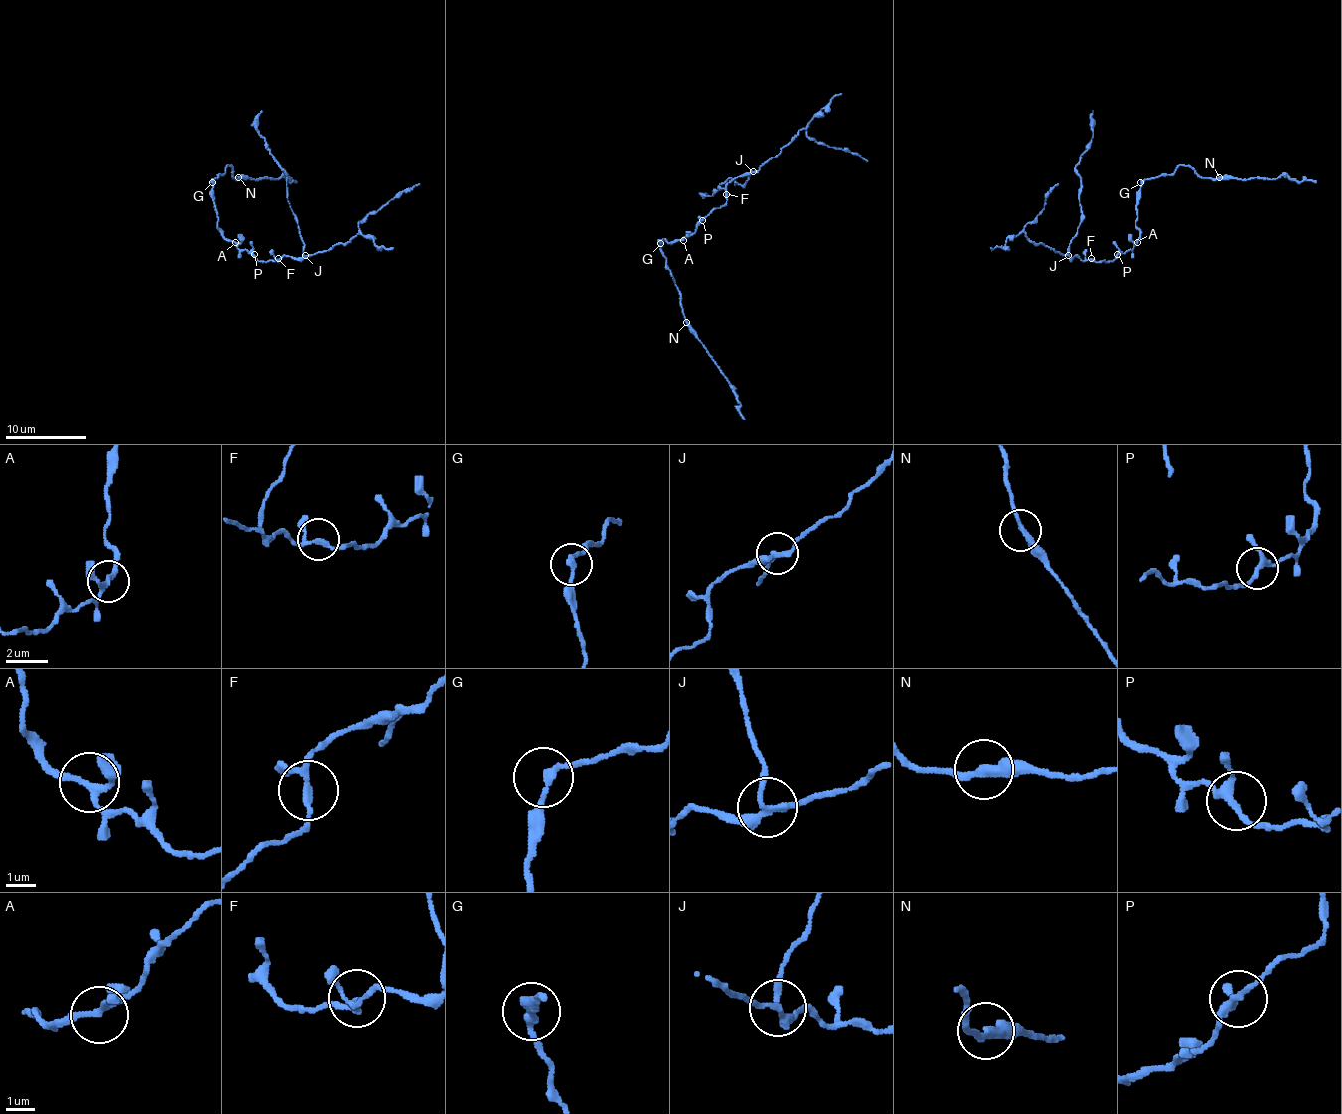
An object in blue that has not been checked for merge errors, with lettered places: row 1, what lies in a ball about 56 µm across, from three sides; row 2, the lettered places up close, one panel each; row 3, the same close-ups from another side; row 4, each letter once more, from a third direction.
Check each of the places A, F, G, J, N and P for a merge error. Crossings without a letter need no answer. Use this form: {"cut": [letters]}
{"cut": ["J"]}

